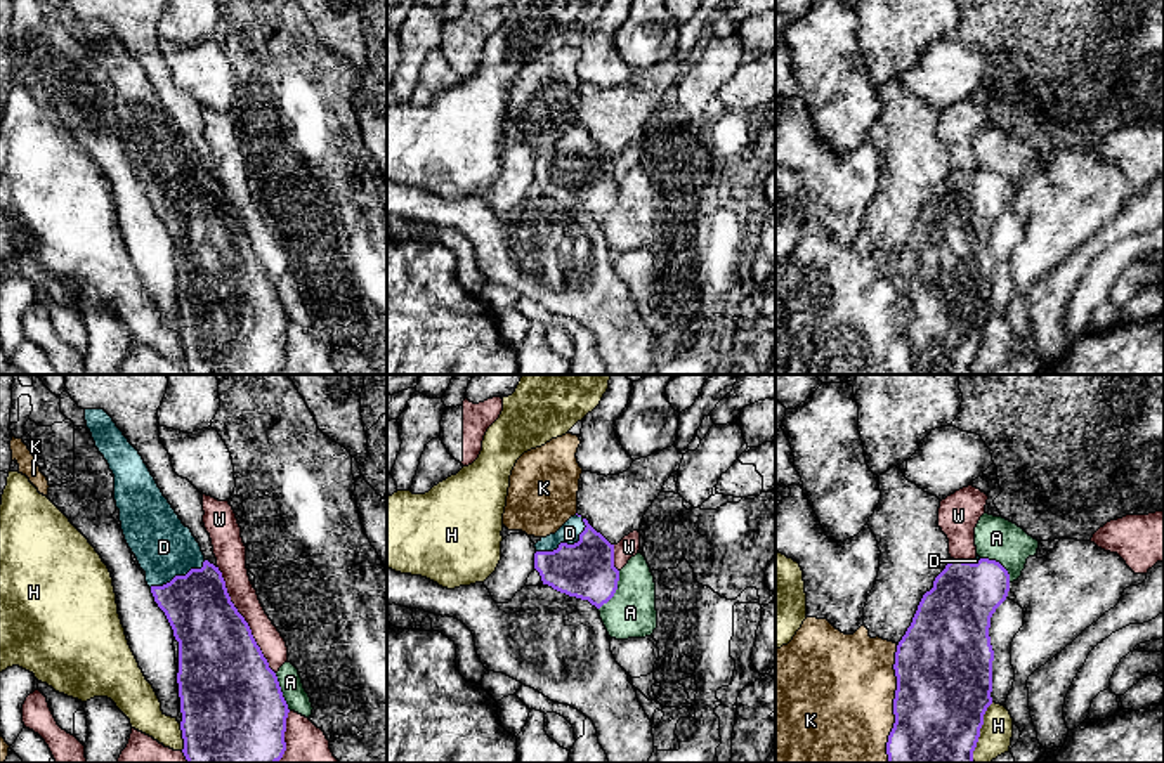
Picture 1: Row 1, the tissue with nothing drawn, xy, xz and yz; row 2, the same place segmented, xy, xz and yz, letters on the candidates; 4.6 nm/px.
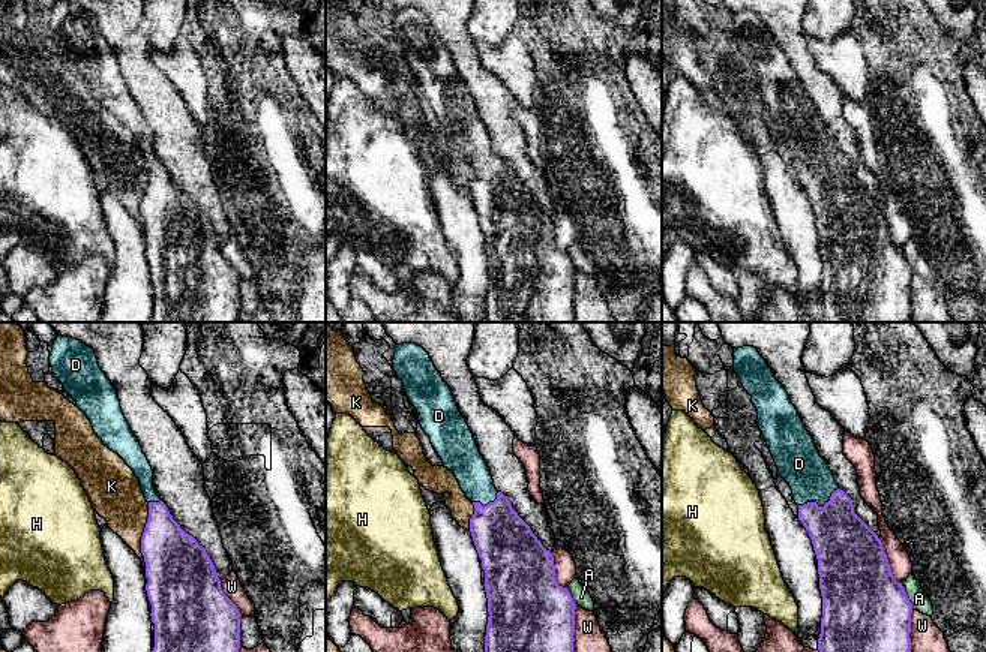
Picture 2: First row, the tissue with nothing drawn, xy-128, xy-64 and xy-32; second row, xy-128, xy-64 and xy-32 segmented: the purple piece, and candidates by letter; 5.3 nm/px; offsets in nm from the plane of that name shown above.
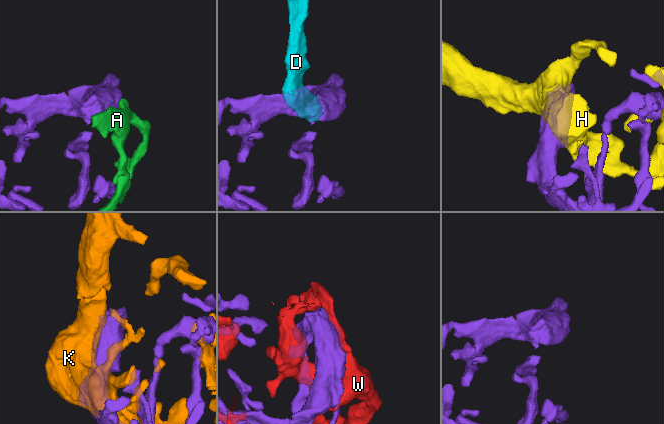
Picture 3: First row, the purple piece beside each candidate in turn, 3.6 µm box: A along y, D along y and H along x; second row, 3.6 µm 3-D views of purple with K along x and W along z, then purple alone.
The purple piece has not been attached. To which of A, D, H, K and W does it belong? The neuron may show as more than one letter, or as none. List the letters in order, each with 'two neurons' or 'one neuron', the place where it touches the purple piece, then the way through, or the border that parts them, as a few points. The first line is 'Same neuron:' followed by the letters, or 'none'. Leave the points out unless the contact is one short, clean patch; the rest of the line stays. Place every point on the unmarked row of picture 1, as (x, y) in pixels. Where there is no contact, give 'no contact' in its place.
Same neuron: D
A: two neurons; contact xz (616, 200)
D: one neuron; contact xz (566, 155); way xz (585, 181), (566, 155), (569, 144)
H: two neurons; contact yz (979, 344)
K: two neurons; contact yz (894, 316)
W: two neurons; contact xy (243, 231)

